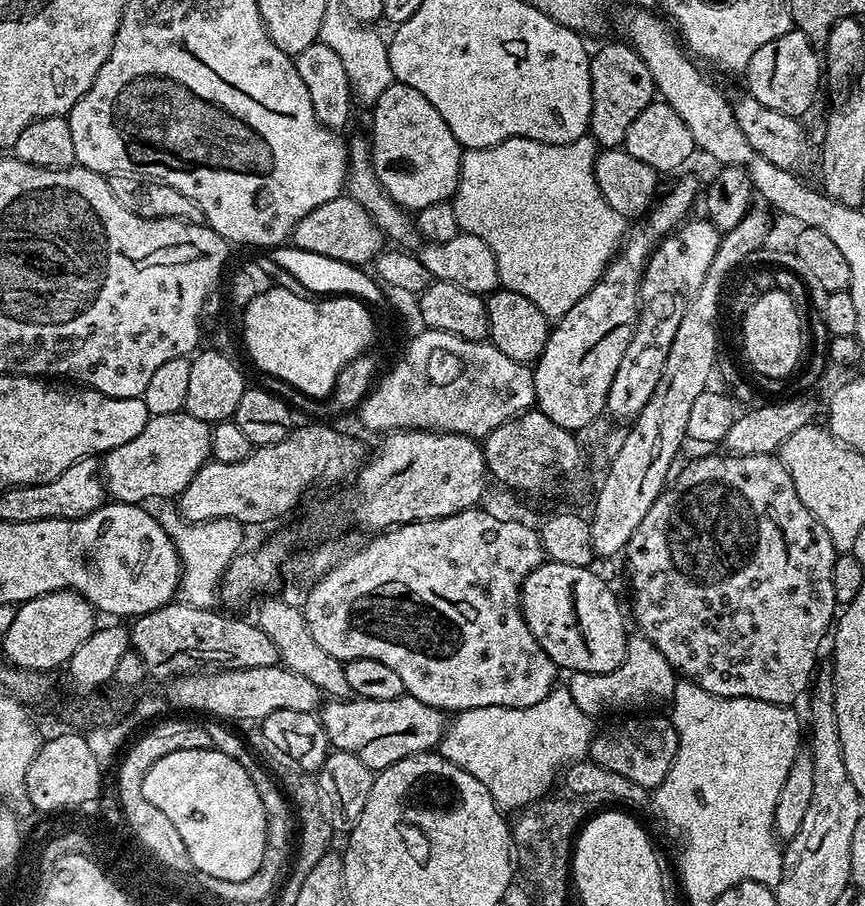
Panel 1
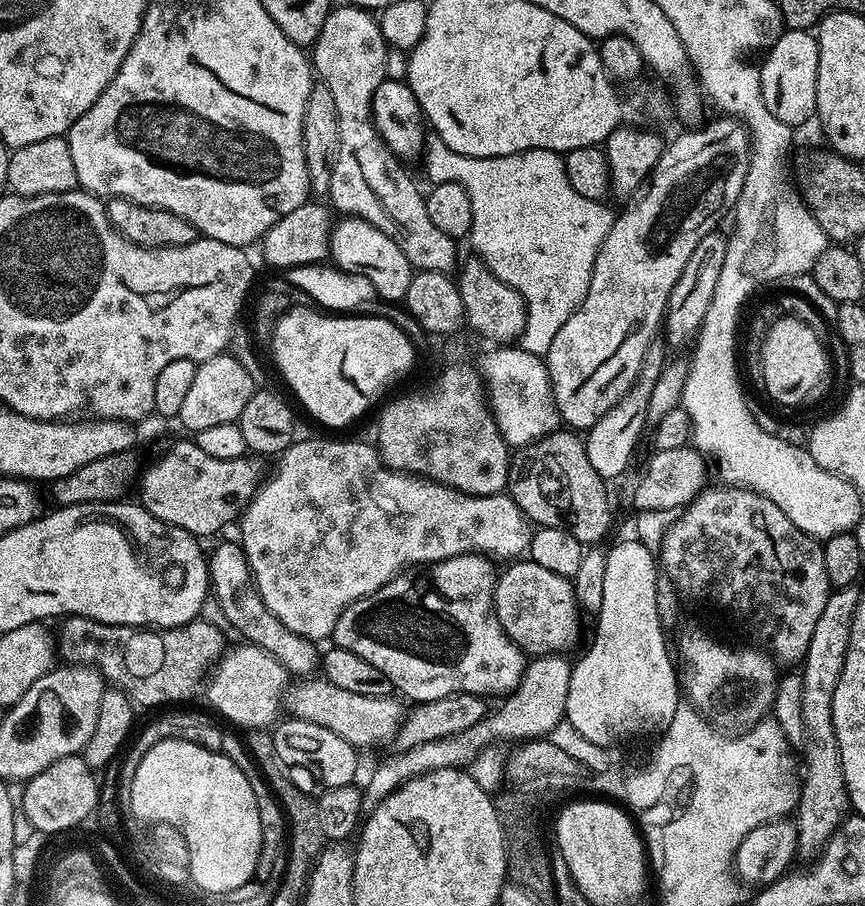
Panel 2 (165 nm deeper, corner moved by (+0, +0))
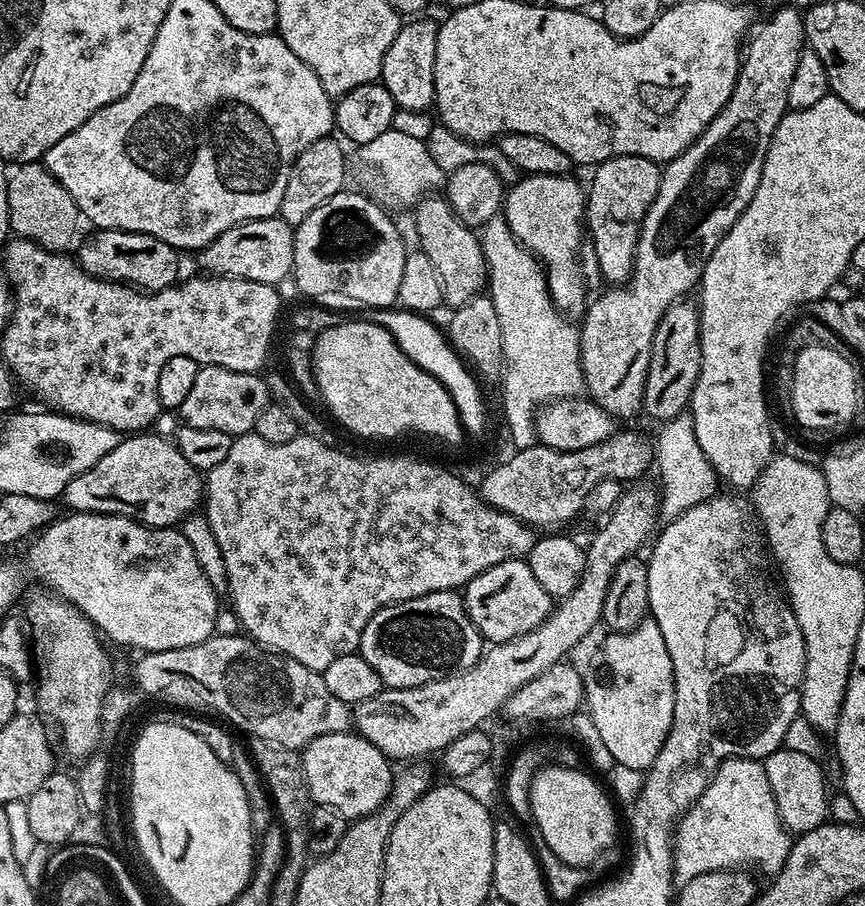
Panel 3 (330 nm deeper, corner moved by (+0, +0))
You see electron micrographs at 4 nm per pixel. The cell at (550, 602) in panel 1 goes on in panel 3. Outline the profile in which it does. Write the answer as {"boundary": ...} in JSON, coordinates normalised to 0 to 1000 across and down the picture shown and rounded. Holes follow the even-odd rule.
{"boundary":[[[609,617],[582,618],[576,625],[553,634],[535,650],[536,671],[541,674],[556,703],[569,711],[579,711],[607,702],[625,692],[640,674],[640,660],[627,651]]]}

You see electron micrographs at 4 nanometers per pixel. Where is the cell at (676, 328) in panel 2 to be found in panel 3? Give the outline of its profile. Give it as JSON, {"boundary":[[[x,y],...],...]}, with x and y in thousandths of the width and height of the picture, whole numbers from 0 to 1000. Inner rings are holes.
{"boundary":[[[783,333],[776,336],[765,347],[761,355],[761,364],[756,369],[756,377],[751,386],[751,404],[747,413],[747,426],[745,427],[743,454],[750,455],[760,466],[771,466],[780,459],[790,456],[797,449],[800,440],[800,432],[805,429],[805,423],[809,416],[809,343],[803,336]]]}

